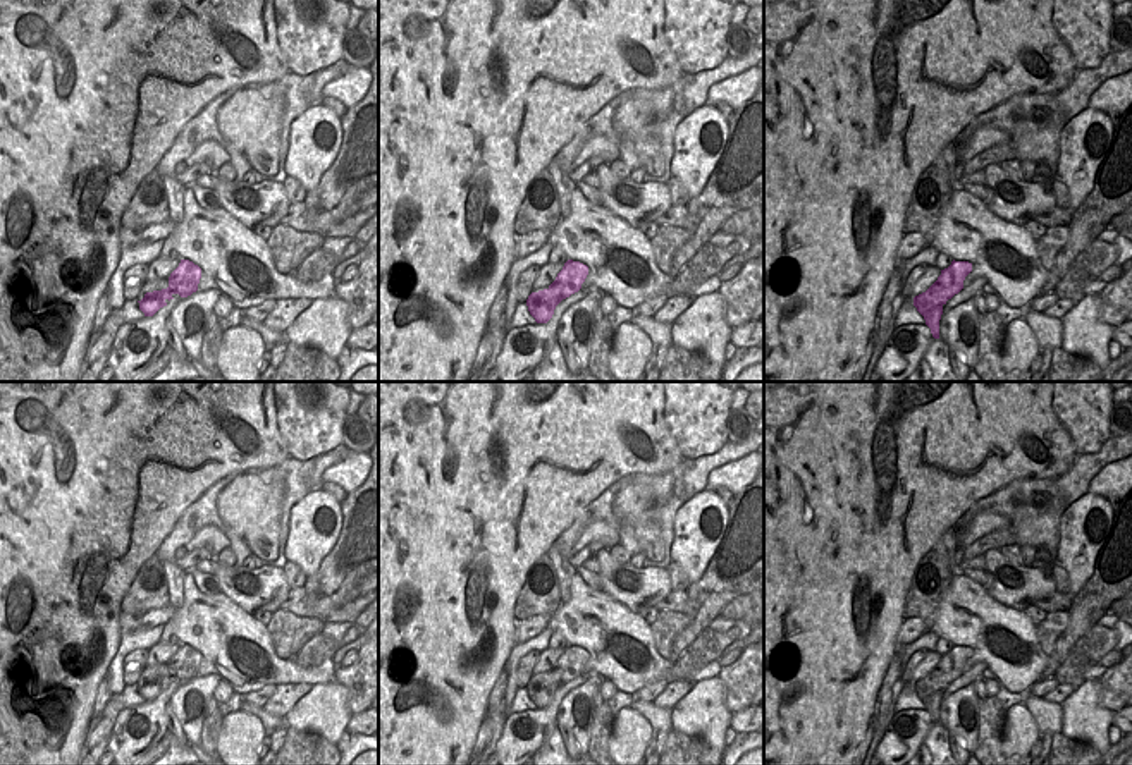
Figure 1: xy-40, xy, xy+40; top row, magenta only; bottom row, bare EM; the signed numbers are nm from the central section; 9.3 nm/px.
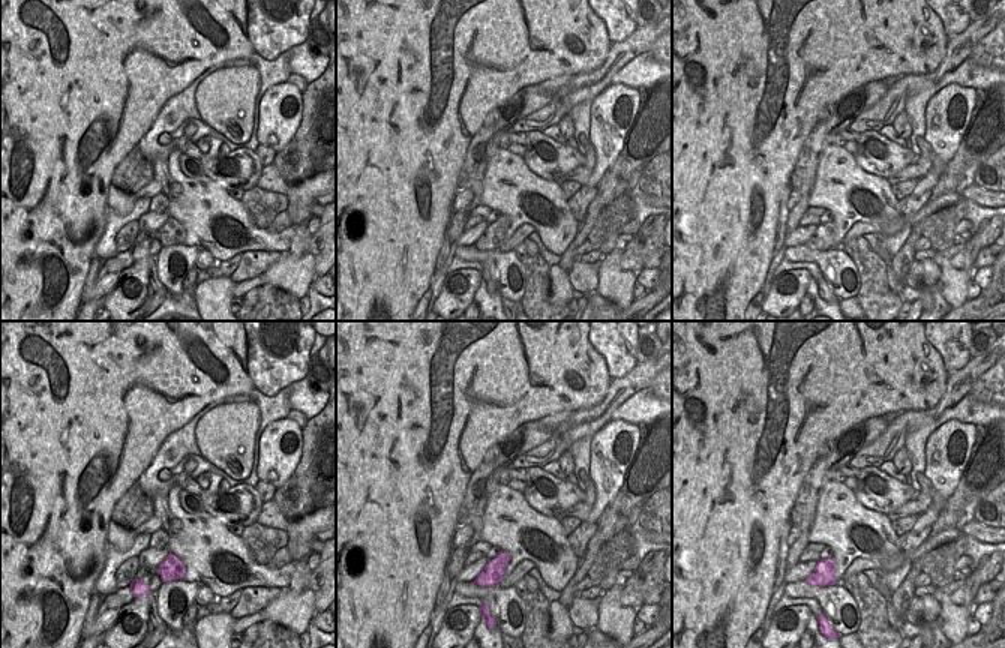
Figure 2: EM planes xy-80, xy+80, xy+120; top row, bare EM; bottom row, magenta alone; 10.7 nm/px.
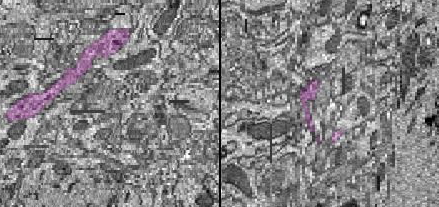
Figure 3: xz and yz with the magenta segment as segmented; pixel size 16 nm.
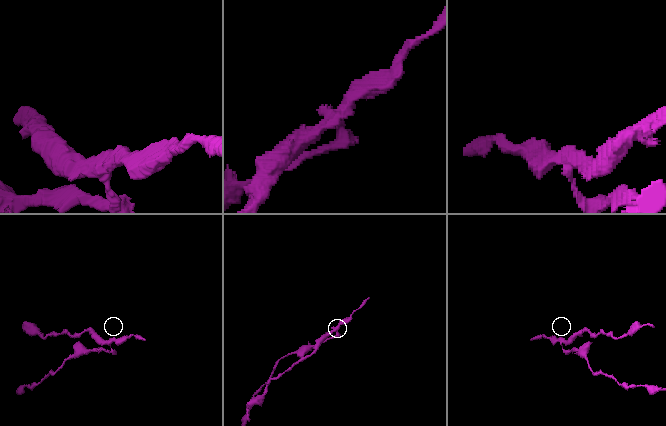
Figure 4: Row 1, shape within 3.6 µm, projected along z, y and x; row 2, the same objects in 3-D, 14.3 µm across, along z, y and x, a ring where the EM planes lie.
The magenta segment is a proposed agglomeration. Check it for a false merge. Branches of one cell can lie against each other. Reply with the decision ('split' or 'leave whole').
split

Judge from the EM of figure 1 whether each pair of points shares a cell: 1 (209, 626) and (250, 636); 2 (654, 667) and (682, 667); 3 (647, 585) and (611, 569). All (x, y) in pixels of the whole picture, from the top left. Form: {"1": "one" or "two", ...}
{"1": "one", "2": "two", "3": "one"}

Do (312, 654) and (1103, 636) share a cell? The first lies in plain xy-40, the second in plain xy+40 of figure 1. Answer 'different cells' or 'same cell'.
same cell

